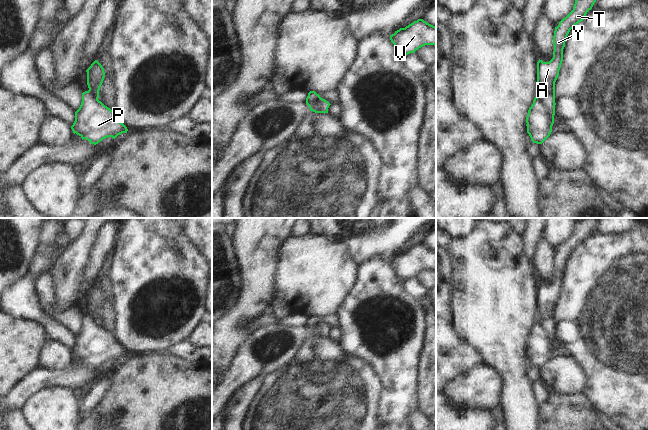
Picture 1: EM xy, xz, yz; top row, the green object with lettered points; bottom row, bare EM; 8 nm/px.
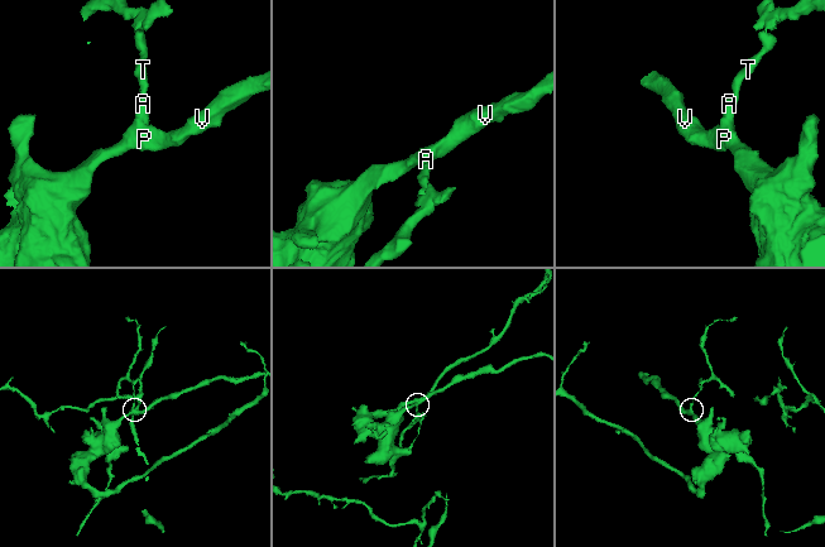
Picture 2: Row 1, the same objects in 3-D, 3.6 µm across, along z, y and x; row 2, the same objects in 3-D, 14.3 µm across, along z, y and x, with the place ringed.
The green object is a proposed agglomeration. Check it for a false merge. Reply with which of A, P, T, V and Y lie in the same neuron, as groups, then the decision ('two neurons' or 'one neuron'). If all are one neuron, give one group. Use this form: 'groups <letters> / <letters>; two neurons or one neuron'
groups A T Y / P V; two neurons

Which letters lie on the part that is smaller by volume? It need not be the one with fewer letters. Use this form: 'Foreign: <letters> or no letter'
Foreign: A, T, Y

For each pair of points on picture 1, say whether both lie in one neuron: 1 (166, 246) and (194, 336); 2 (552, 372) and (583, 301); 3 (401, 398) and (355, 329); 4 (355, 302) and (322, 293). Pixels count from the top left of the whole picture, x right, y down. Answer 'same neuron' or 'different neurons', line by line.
1: different neurons
2: different neurons
3: same neuron
4: different neurons

